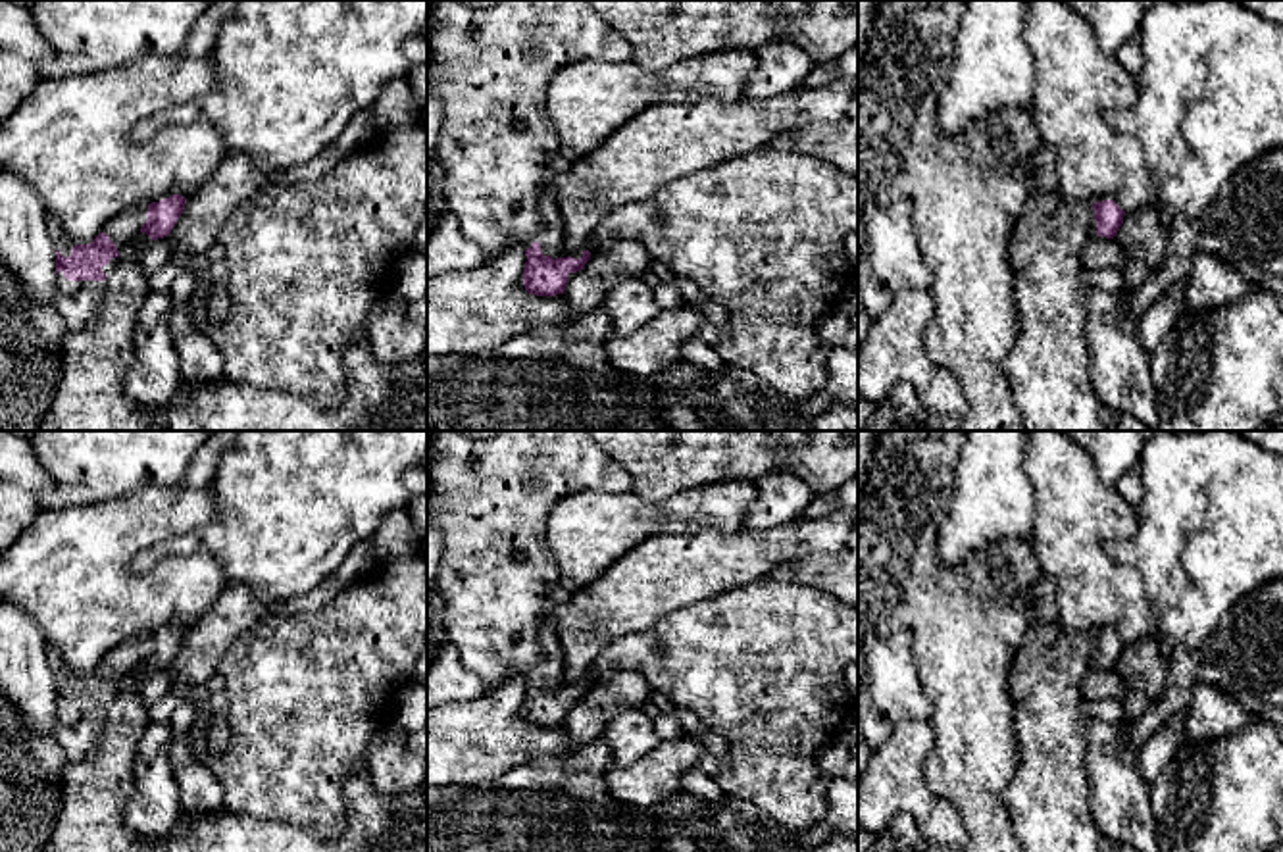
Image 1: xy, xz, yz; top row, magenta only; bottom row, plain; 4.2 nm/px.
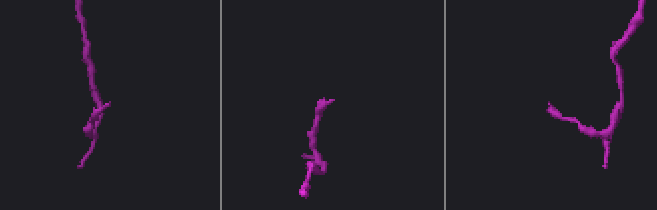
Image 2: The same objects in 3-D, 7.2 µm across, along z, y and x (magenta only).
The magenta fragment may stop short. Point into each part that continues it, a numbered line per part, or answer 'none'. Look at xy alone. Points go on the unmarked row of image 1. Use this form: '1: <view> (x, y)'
1: xy (75, 731)

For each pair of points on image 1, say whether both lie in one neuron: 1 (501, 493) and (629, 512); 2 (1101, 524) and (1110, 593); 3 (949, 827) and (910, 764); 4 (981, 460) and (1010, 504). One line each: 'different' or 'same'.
1: different
2: same
3: same
4: same

